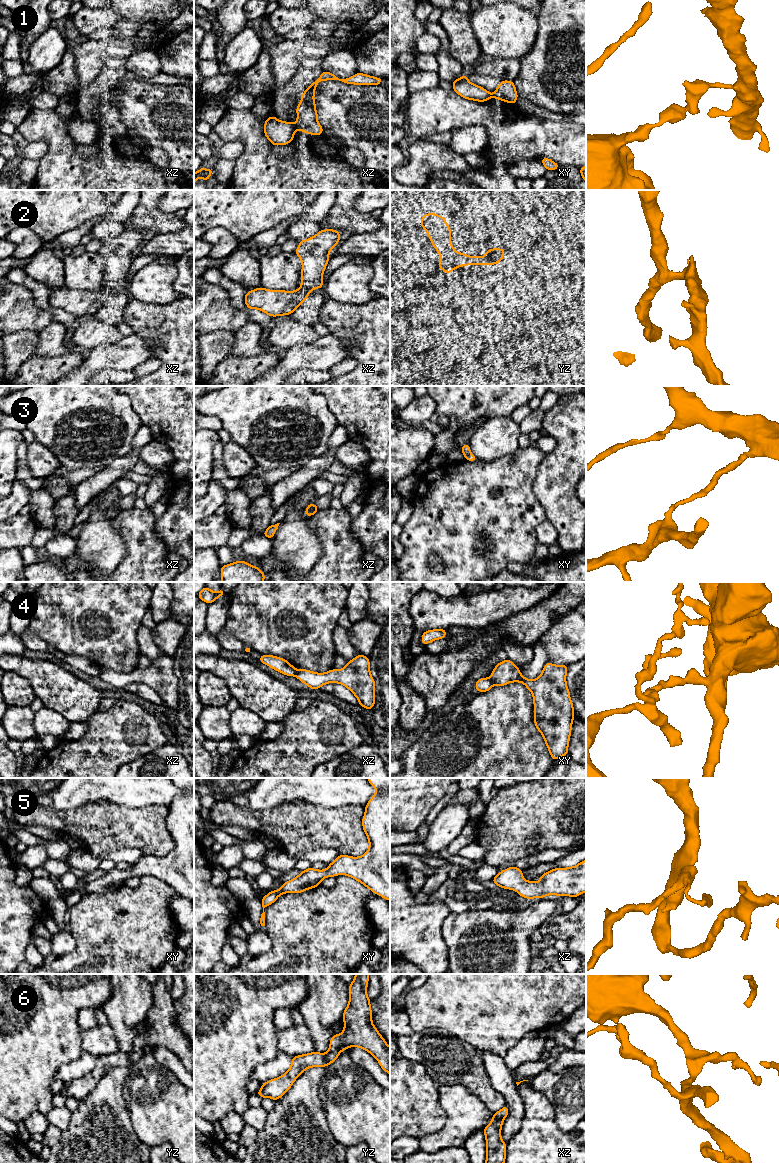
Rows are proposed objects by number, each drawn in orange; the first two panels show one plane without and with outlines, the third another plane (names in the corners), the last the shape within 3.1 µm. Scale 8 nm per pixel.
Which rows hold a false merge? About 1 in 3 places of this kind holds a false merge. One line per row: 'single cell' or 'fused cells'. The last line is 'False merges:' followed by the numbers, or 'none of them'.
1: fused cells
2: fused cells
3: single cell
4: fused cells
5: single cell
6: single cell
False merges: 1, 2, 4

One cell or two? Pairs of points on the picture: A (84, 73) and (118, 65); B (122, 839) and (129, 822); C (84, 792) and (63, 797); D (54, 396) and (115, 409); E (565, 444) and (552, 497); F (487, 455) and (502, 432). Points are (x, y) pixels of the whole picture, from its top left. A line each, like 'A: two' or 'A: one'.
A: two
B: one
C: one
D: one
E: one
F: one

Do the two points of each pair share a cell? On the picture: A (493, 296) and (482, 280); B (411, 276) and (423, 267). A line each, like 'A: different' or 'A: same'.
A: different
B: different

